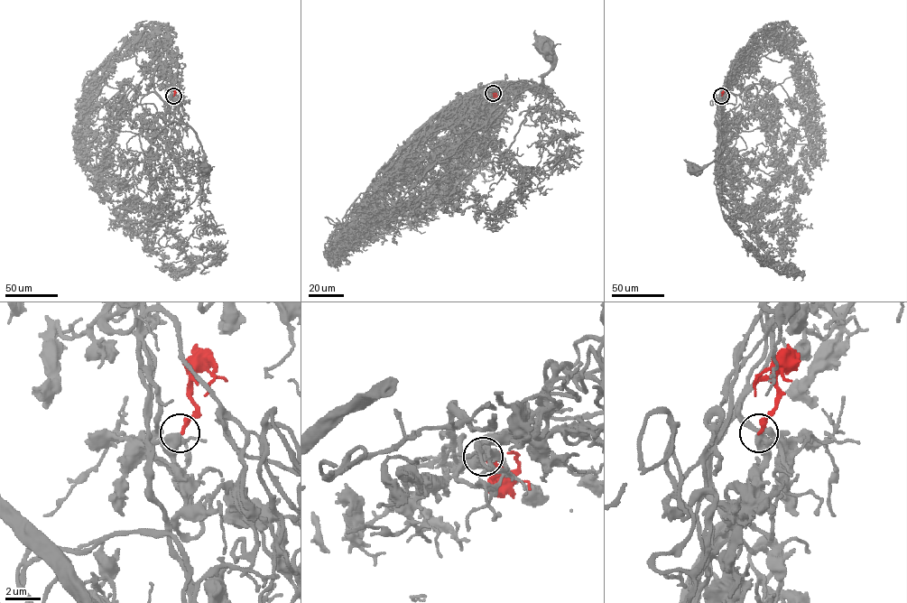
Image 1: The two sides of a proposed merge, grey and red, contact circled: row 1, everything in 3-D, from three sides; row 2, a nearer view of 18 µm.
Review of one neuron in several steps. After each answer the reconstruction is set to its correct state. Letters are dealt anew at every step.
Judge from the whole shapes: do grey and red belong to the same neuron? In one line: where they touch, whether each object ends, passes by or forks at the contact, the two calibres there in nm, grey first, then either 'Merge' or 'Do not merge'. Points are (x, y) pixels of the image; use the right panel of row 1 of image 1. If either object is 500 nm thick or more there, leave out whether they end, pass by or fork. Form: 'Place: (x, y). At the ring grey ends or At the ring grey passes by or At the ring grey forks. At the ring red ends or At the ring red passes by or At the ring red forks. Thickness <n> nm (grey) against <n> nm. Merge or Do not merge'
Place: (721, 96). At the ring grey passes by. At the ring red ends. Thickness 400 nm (grey) against 240 nm. Merge

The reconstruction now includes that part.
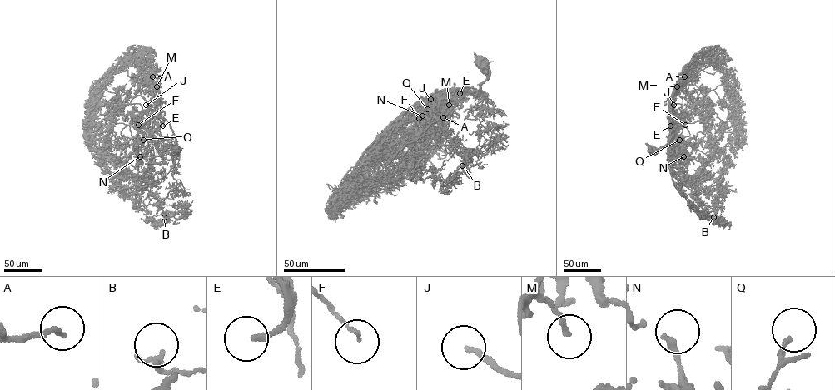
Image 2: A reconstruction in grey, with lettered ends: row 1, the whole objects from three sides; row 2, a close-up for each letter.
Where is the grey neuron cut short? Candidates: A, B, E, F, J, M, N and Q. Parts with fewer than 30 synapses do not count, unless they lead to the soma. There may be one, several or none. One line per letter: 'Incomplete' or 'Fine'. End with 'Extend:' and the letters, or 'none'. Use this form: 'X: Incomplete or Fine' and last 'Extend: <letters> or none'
A: Fine
B: Fine
E: Incomplete
F: Fine
J: Incomplete
M: Fine
N: Fine
Q: Fine
Extend: E, J

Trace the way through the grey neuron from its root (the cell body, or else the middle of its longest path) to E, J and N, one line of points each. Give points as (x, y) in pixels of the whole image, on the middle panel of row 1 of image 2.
E: (480, 63), (480, 68), (486, 80), (479, 91), (469, 92), (459, 89), (453, 91), (459, 93)
J: (480, 63), (480, 68), (486, 80), (480, 86), (480, 94), (470, 95), (463, 90), (445, 88), (430, 99)
N: (480, 63), (486, 80), (478, 92), (466, 90), (434, 98), (433, 104), (422, 116)

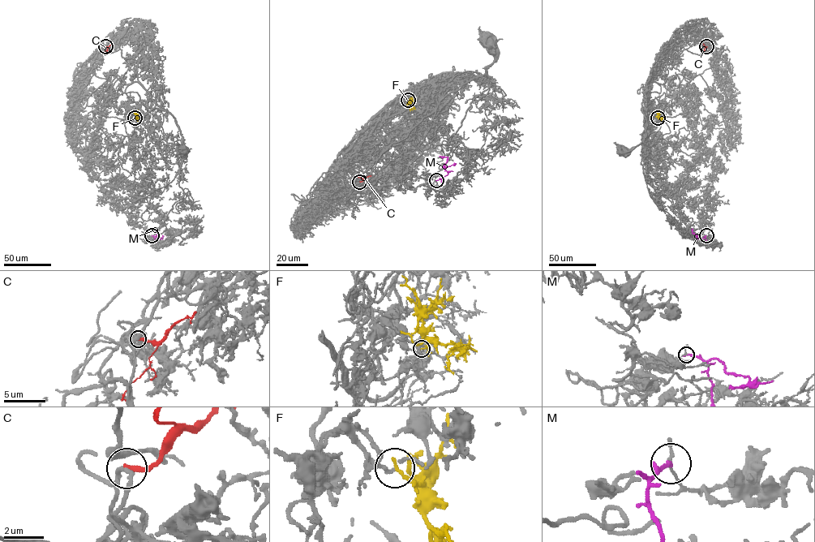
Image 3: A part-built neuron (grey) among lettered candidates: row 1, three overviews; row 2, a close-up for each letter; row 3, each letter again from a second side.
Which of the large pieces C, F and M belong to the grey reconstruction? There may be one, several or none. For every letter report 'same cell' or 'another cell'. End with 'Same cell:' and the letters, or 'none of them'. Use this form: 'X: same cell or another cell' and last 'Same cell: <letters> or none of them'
C: another cell
F: another cell
M: another cell
Same cell: none of them

